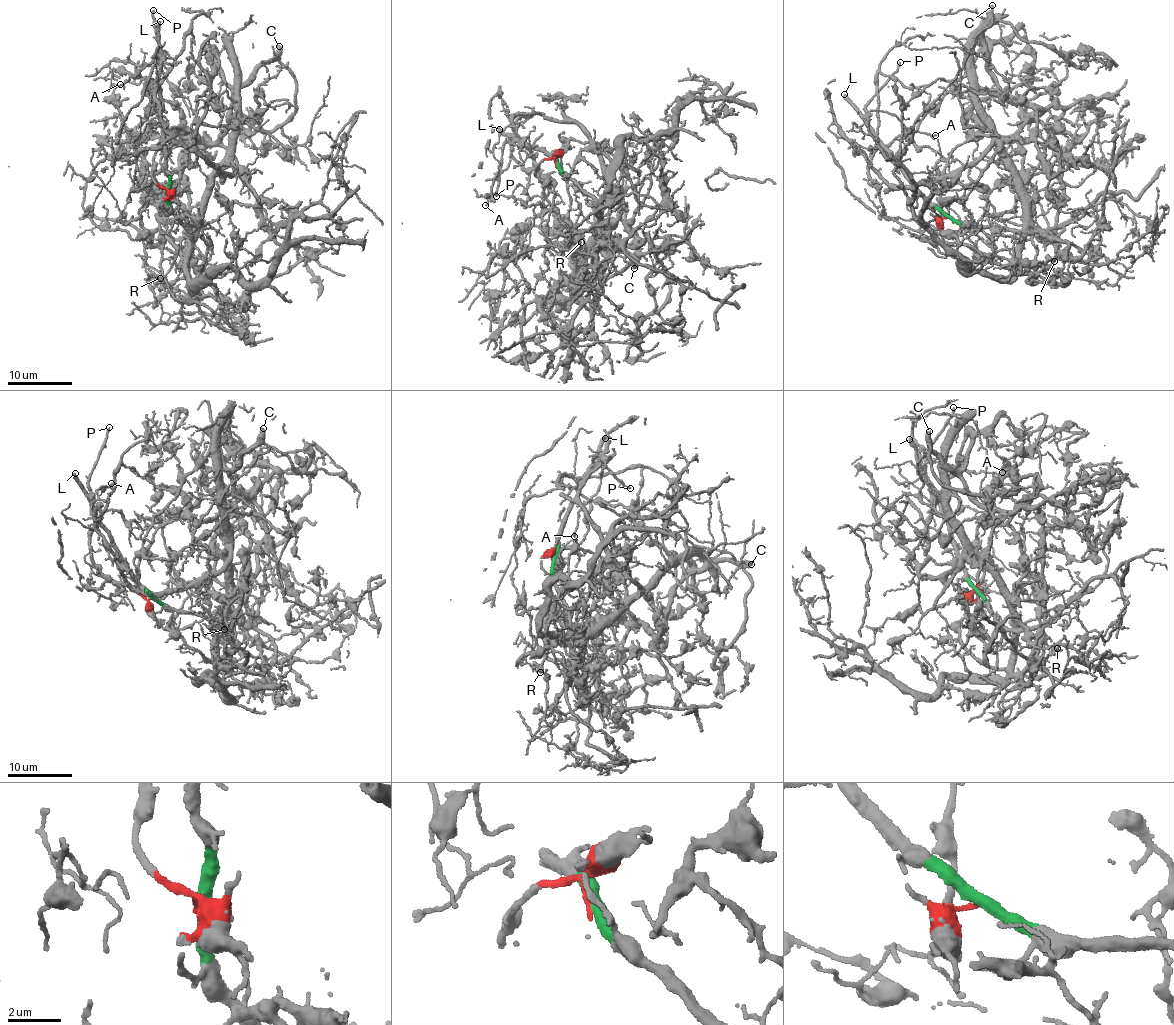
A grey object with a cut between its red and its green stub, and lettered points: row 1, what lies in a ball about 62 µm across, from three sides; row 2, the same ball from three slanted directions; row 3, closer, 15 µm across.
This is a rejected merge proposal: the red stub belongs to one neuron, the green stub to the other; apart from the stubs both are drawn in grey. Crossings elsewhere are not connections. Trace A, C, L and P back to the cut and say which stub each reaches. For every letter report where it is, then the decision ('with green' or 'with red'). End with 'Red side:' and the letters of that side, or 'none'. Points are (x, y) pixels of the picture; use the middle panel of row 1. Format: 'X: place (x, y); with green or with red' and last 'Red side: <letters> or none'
A: place (485, 205); with green
C: place (634, 268); with red
L: place (499, 129); with green
P: place (496, 196); with green
Red side: C

